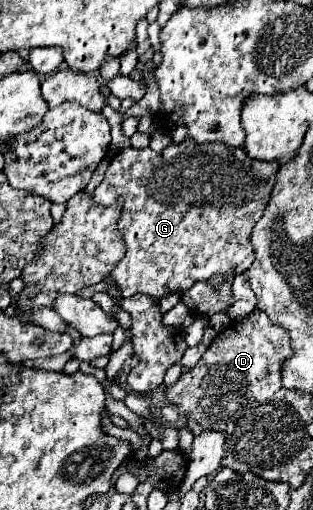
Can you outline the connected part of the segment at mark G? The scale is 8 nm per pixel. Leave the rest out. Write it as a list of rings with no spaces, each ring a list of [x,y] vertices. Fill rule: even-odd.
[[[185,138],[181,144],[171,142],[161,152],[155,152],[149,146],[117,152],[91,200],[103,208],[113,206],[117,200],[123,202],[117,230],[123,234],[125,256],[109,274],[119,286],[121,296],[129,298],[135,294],[147,294],[151,298],[163,298],[171,292],[189,290],[195,282],[209,280],[213,274],[243,274],[249,264],[253,264],[249,236],[269,202],[273,190],[271,182],[275,184],[277,170],[277,160],[253,160],[247,156],[245,148],[227,146],[223,142],[197,144],[191,138]]]

